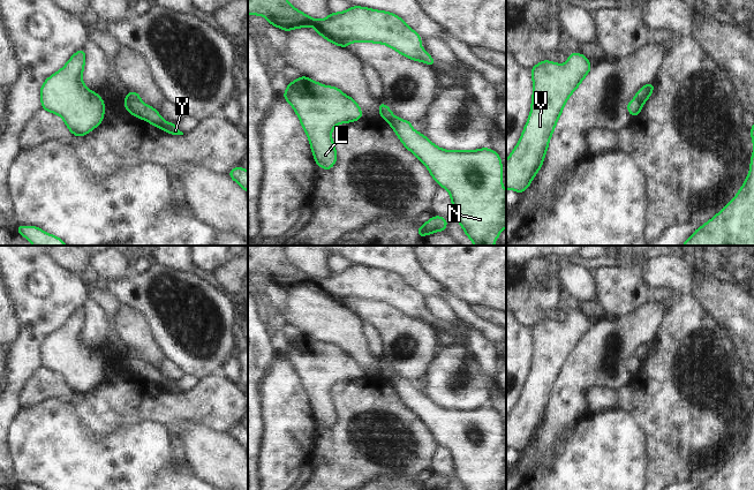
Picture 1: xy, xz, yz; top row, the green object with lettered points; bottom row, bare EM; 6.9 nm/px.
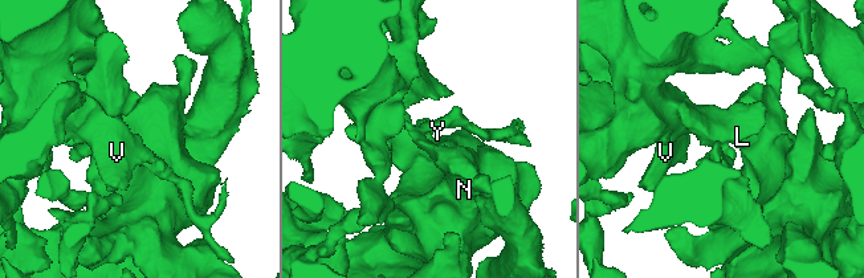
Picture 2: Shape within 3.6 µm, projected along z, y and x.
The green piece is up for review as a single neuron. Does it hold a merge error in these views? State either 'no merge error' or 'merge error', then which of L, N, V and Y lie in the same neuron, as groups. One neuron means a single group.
merge error; groups L N V / Y

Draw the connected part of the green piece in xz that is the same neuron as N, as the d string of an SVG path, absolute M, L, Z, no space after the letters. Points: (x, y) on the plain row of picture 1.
M387 378L401 401L430 429L432 437L451 452L453 473L465 490L502 490L506 485L506 450L502 442L502 417L491 407L446 409L412 386L412 379Z

